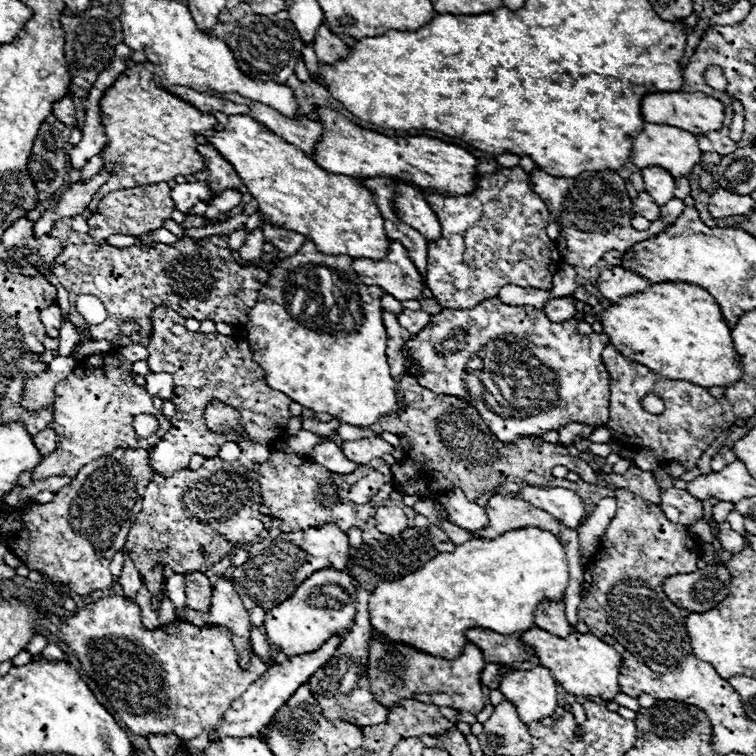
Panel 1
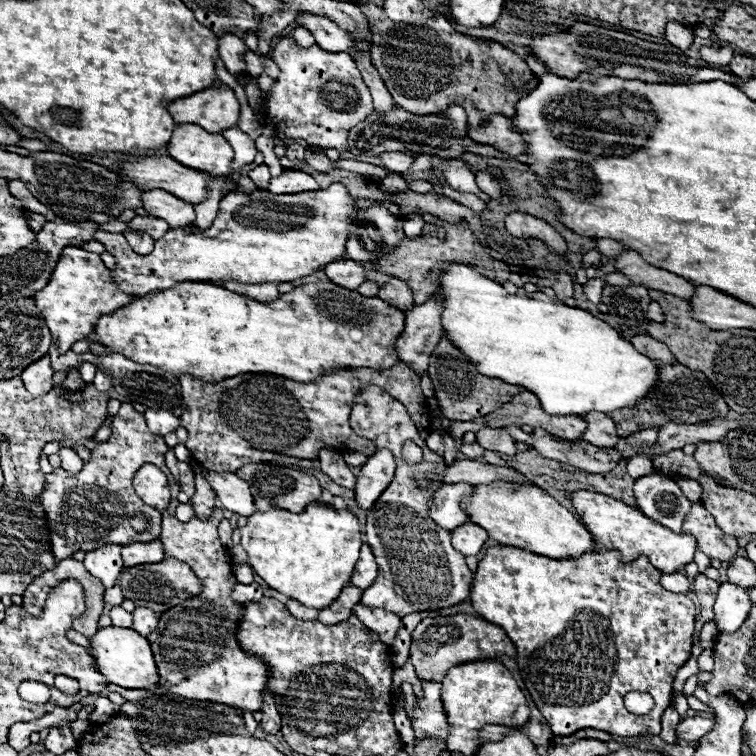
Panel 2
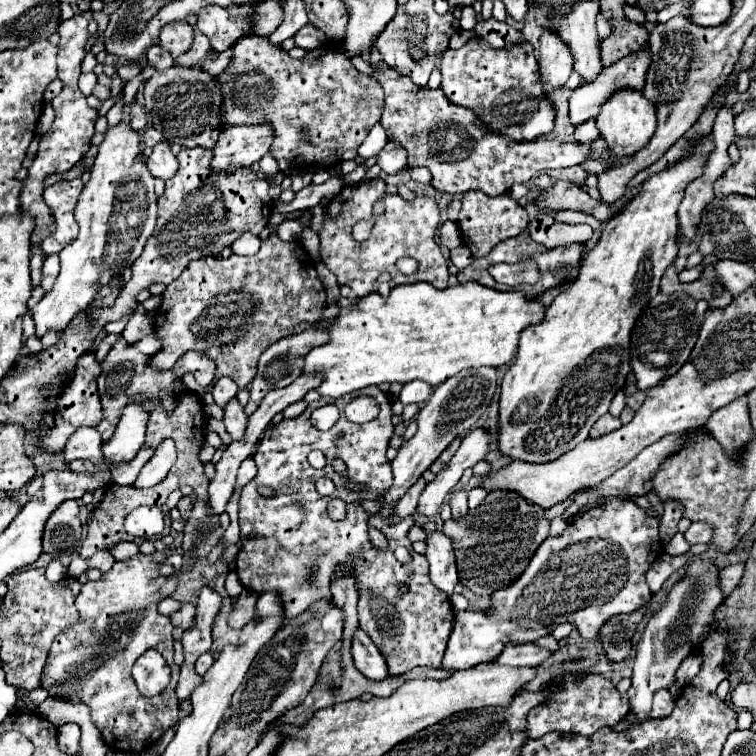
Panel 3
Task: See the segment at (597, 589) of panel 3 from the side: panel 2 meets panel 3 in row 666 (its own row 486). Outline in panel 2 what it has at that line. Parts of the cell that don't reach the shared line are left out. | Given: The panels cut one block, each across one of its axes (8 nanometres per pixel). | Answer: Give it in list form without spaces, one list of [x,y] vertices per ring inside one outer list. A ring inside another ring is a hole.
[[[464,482],[438,488],[430,500],[430,508],[428,508],[430,518],[444,530],[454,530],[454,528],[466,524],[468,514],[462,512],[460,500],[462,500],[462,496],[468,496],[468,494],[472,494],[472,486],[464,484]]]

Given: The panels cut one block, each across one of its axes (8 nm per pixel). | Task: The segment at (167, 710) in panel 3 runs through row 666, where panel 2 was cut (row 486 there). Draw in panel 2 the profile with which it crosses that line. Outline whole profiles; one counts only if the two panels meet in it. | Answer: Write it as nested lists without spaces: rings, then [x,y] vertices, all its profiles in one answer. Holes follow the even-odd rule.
[[[122,404],[120,412],[114,416],[112,422],[112,436],[108,442],[98,444],[92,450],[92,458],[84,464],[84,468],[78,474],[70,474],[60,470],[54,470],[46,476],[44,492],[40,494],[40,504],[46,506],[46,522],[48,530],[54,532],[54,544],[52,554],[56,560],[64,560],[72,556],[74,552],[92,552],[98,546],[106,544],[132,544],[132,542],[154,542],[160,536],[160,522],[162,514],[144,504],[134,488],[132,478],[144,464],[156,464],[164,470],[170,482],[172,500],[166,512],[174,516],[178,506],[178,482],[164,466],[164,454],[168,452],[168,446],[164,438],[158,438],[156,434],[150,434],[144,414],[136,412],[132,404]],[[132,512],[142,512],[150,520],[150,528],[144,534],[138,534],[130,526]]]

